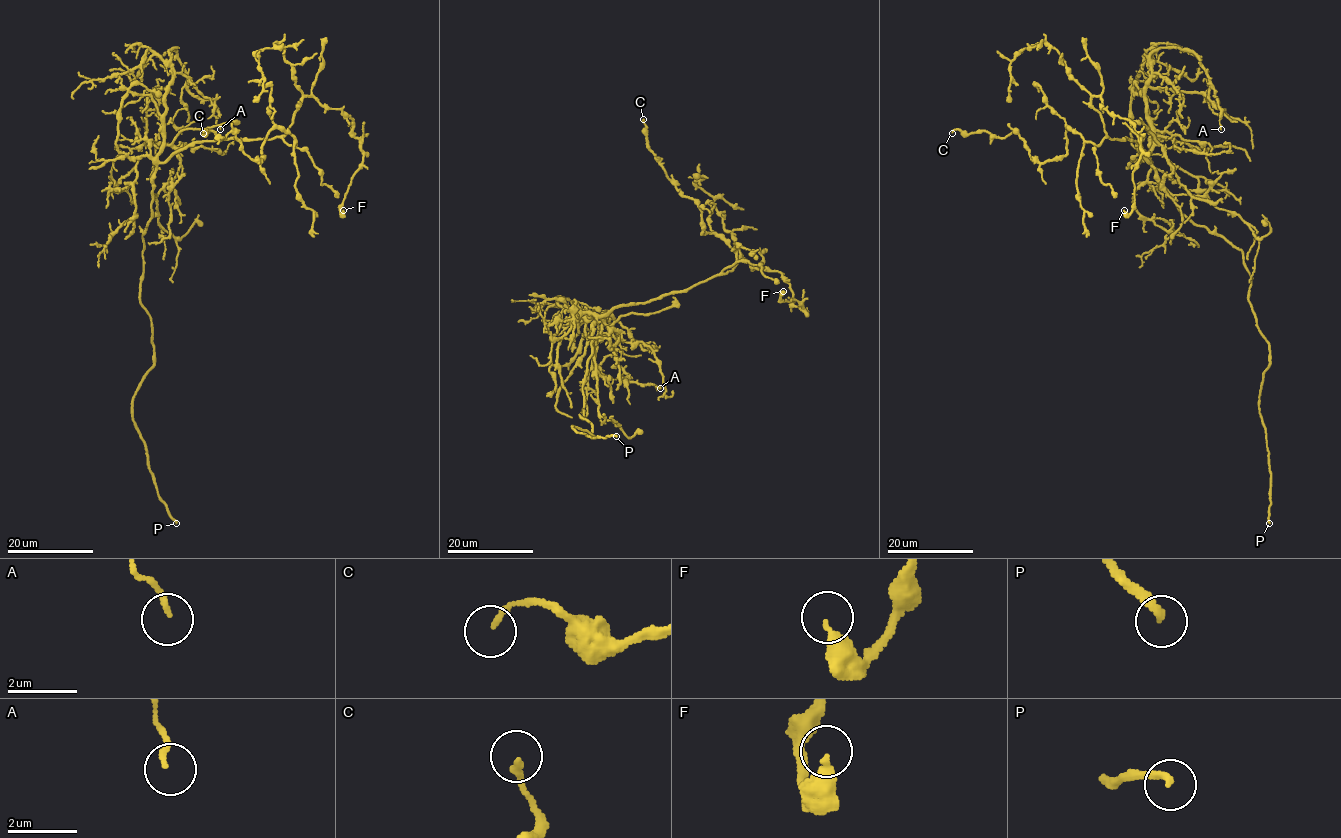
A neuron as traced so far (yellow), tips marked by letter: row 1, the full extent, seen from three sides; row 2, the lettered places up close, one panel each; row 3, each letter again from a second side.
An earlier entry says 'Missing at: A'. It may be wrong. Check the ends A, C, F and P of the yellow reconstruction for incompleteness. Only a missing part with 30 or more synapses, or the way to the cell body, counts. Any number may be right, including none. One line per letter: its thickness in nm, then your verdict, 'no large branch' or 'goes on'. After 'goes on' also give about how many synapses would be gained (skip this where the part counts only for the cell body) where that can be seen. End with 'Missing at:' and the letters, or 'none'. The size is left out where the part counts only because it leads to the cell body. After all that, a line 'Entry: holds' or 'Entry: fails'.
A: 150 nm | no large branch
C: 170 nm | no large branch
F: 320 nm | no large branch
P: 240 nm | goes on
Missing at: P
Entry: fails

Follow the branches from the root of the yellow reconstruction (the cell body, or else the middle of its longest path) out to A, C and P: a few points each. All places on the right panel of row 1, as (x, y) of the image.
A: (1163, 183), (1148, 157), (1153, 129), (1145, 84), (1155, 50), (1176, 47), (1194, 53), (1217, 98), (1221, 129)
C: (1163, 183), (1129, 139), (1096, 145), (1068, 127), (1066, 153), (1036, 162), (1015, 131), (952, 133)
P: (1163, 183), (1183, 214), (1241, 251), (1250, 276), (1248, 301), (1269, 347), (1259, 401), (1270, 473), (1269, 523)

